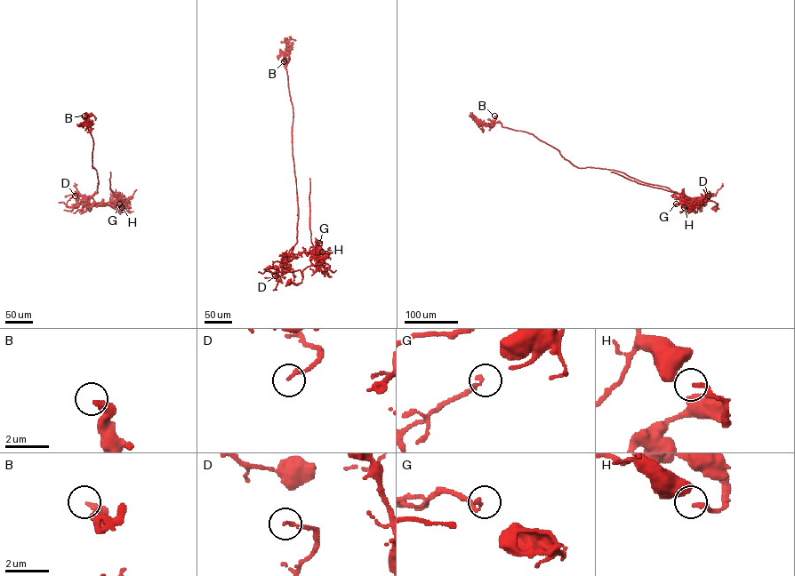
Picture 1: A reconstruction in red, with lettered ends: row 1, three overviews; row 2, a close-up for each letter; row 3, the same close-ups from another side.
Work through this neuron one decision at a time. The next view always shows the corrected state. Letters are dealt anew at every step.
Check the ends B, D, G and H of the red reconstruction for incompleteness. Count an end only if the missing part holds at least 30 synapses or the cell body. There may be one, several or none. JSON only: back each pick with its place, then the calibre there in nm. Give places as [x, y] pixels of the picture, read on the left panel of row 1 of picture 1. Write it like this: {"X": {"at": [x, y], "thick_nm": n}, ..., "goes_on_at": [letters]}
{"H": {"at": [122, 207], "thick_nm": 150}, "goes_on_at": ["H"]}

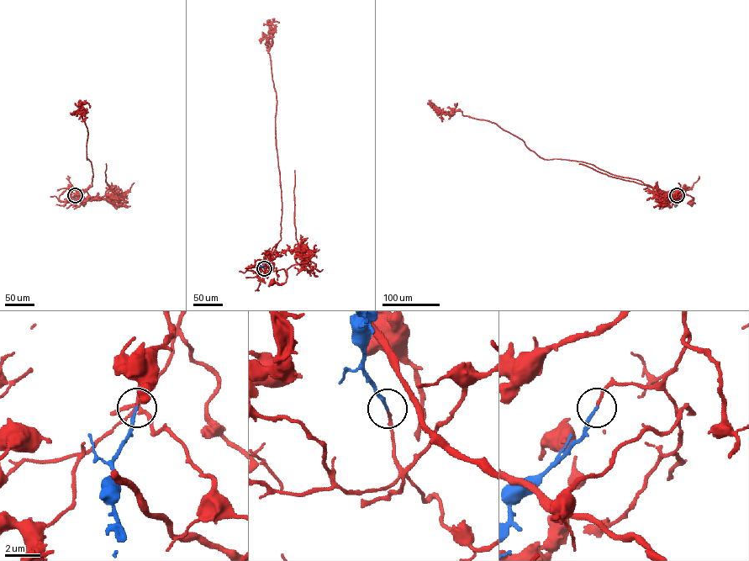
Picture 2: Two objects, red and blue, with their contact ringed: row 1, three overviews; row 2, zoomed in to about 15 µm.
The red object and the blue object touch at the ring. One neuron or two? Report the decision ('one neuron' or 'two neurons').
one neuron

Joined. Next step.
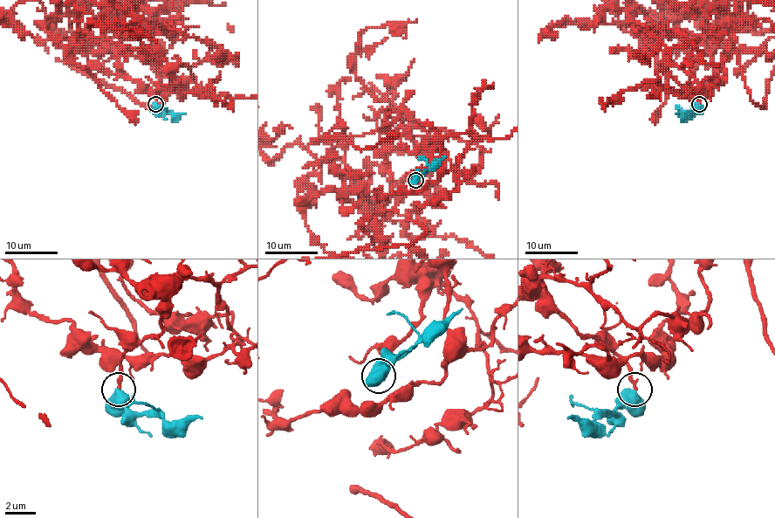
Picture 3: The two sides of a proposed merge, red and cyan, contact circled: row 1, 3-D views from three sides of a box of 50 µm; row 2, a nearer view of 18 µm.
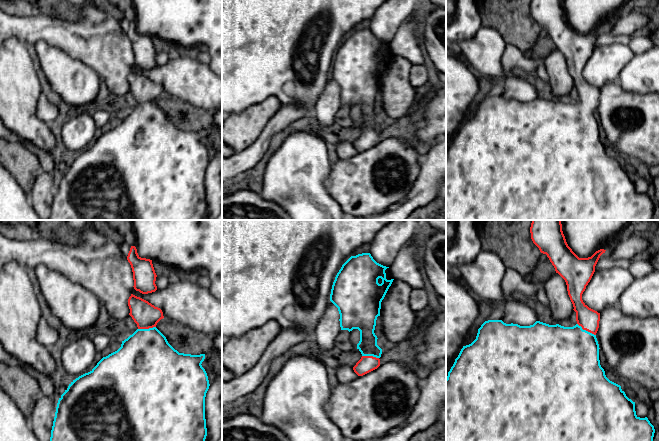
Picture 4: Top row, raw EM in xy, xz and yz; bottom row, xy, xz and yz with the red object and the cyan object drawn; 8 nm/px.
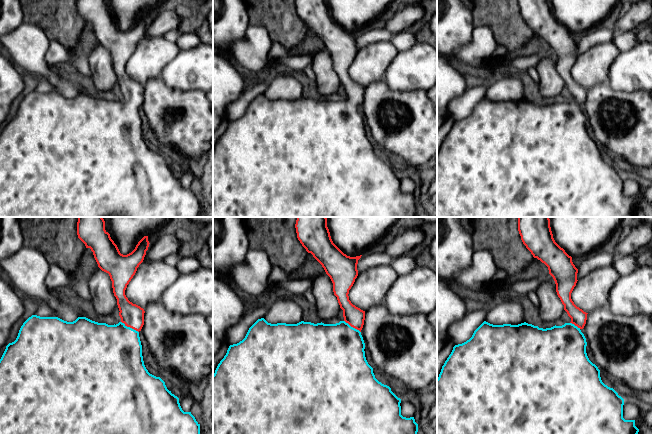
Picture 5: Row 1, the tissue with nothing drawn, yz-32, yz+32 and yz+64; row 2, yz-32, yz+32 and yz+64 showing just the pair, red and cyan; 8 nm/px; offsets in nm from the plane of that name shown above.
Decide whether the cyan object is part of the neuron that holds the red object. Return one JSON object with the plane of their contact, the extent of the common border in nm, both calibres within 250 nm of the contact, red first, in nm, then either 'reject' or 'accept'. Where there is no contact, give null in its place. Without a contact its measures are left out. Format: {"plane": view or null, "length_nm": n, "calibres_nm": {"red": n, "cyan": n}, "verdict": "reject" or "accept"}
{"plane": "yz", "length_nm": 180, "calibres_nm": {"red": 170, "cyan": 480}, "verdict": "accept"}

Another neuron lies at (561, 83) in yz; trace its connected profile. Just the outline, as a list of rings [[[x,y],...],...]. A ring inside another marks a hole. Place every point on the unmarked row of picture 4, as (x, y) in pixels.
[[[555,49],[544,60],[553,95],[562,97],[570,95],[574,85],[567,67],[565,56]]]

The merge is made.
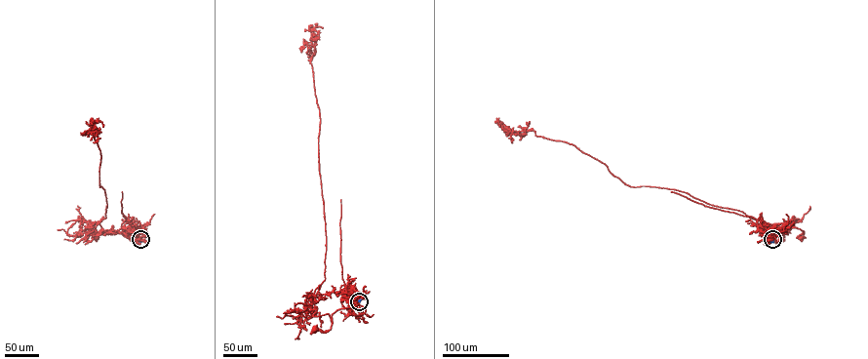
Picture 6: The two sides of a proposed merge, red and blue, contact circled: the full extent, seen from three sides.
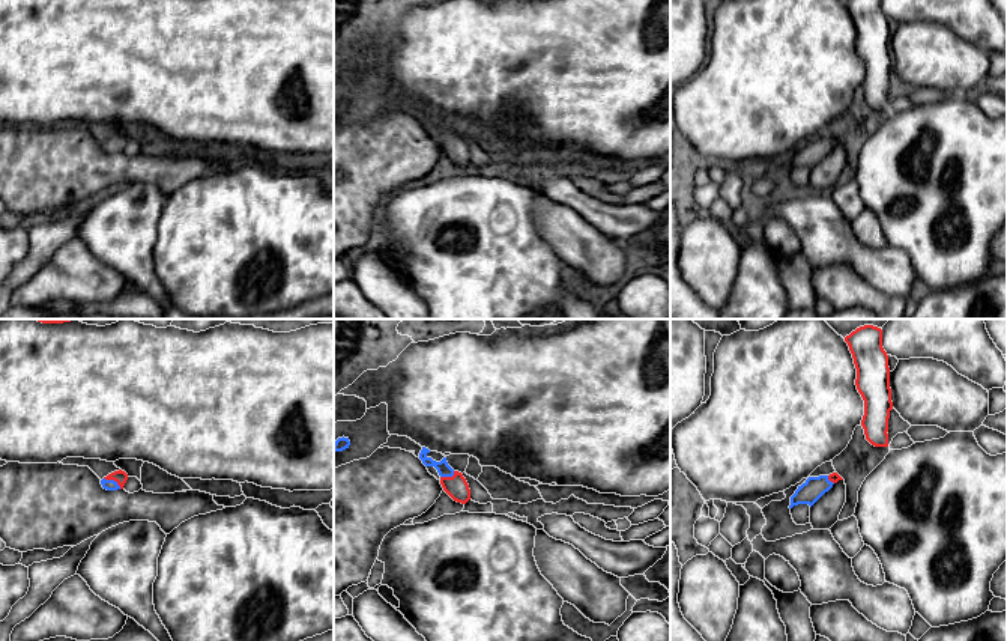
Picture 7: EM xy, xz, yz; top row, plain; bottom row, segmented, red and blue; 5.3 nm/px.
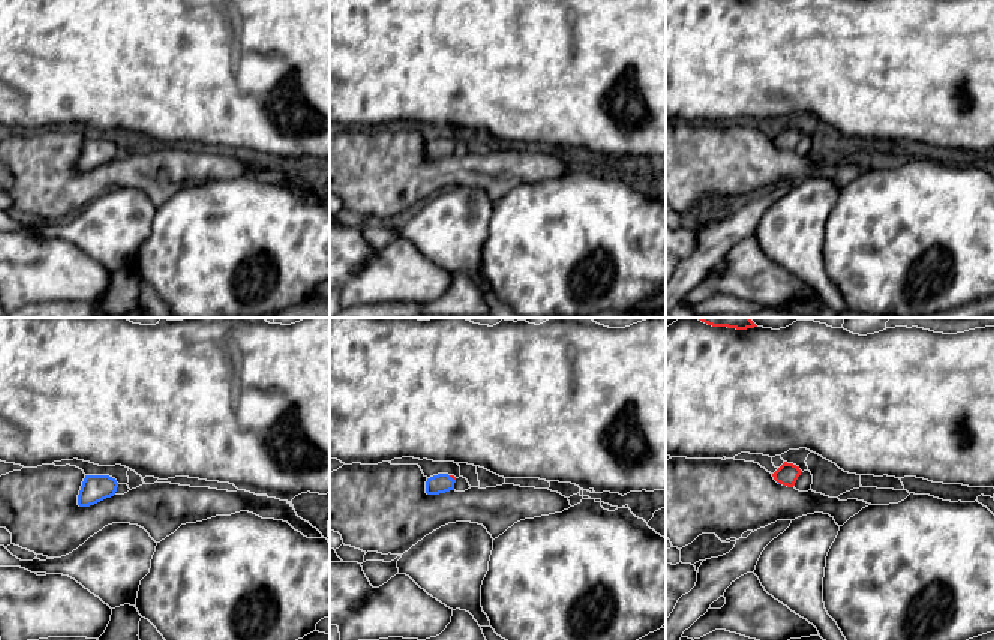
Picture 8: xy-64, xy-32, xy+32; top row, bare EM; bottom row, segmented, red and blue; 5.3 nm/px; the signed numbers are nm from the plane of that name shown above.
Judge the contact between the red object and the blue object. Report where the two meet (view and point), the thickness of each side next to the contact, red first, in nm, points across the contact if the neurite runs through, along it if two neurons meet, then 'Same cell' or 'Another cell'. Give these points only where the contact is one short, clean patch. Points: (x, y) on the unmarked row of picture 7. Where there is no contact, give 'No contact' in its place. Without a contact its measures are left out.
Touches red at xy (113, 142). Thickness 70 nm (red) against 60 nm. Path across: xy (120, 140), (113, 142), (110, 148). Same cell

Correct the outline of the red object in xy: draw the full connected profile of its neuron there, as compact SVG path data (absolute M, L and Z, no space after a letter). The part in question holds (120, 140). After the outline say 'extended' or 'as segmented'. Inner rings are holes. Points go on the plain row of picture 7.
M119 132L104 140L101 143L101 147L107 153L117 153L117 152L123 152L126 143L128 143L128 137Z | extended

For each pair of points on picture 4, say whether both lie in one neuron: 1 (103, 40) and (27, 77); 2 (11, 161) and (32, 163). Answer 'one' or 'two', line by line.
1: two
2: one

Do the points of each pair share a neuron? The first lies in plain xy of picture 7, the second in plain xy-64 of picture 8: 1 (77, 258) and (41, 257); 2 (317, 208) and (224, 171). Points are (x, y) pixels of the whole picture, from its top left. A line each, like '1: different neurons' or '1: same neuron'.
1: same neuron
2: different neurons

